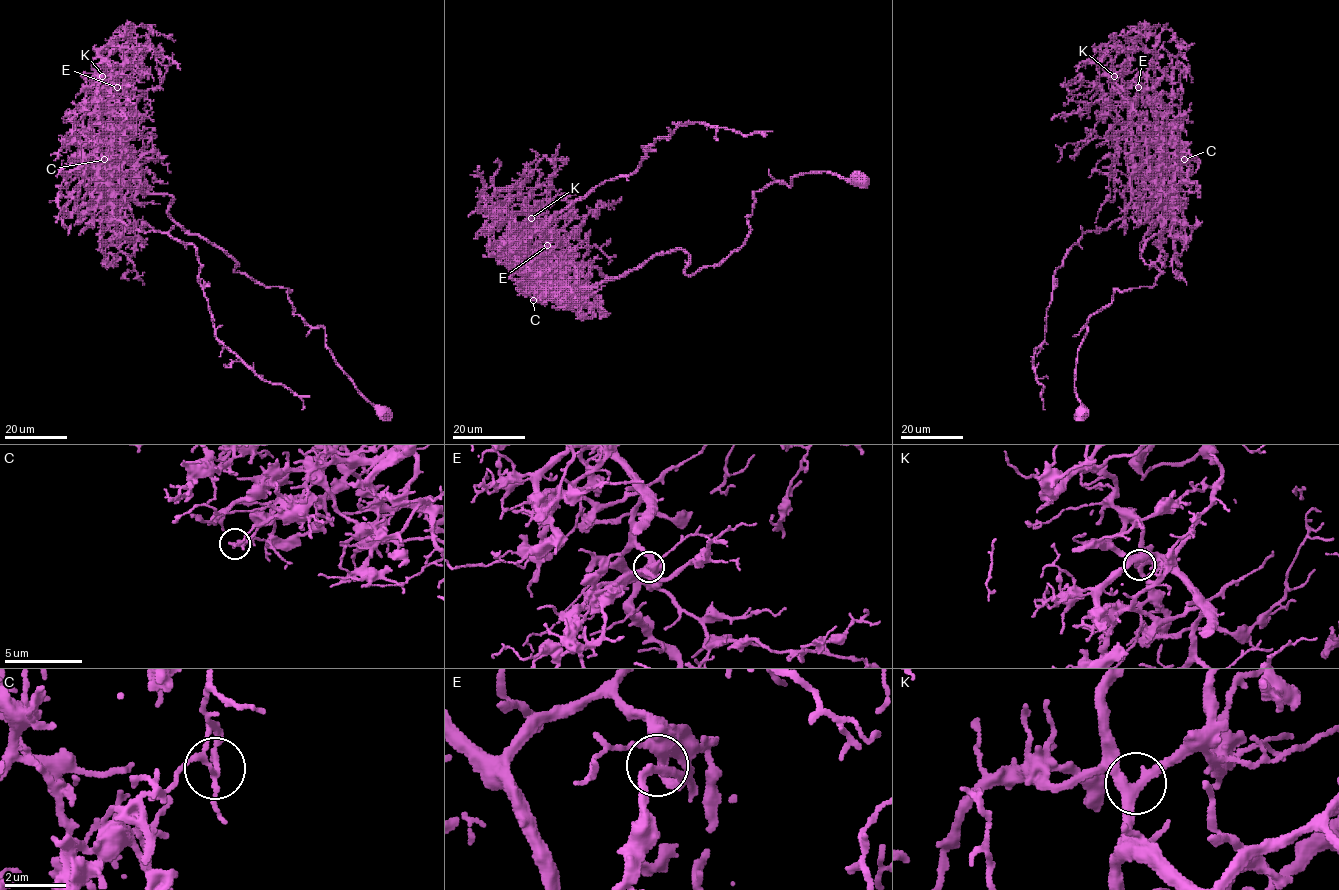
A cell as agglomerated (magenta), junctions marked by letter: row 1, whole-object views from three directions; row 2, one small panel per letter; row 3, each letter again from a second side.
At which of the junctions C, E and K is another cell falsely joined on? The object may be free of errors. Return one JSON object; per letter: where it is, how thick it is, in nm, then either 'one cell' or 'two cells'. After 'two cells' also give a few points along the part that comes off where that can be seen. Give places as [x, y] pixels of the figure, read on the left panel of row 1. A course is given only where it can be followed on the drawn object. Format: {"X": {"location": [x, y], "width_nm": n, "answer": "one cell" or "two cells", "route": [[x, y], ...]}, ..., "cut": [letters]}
{"C": {"location": [104, 159], "width_nm": 150, "answer": "two cells", "route": [[104, 159], [119, 172], [132, 161], [144, 192], [172, 197], [168, 213], [235, 272], [290, 291], [391, 419]]}, "E": {"location": [117, 87], "width_nm": 400, "answer": "one cell"}, "K": {"location": [102, 76], "width_nm": 320, "answer": "one cell"}, "cut": ["C"]}

